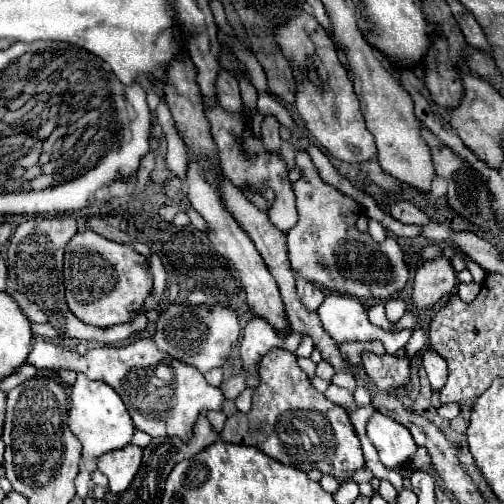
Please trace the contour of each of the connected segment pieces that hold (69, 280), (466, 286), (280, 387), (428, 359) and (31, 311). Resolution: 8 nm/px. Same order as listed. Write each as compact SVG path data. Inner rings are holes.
M94 231L76 233L64 255L64 287L70 311L94 327L114 327L132 321L152 291L152 271L144 255L128 245L114 243Z
M462 283L462 285L458 285L458 297L464 303L472 303L478 293L480 293L480 285L478 283Z
M270 349L260 361L260 385L252 393L252 409L228 417L220 437L226 443L258 447L268 457L302 471L320 469L344 481L348 471L364 467L360 441L340 405L318 393L298 367L298 357L286 349Z
M426 349L424 355L422 355L422 365L424 365L426 373L428 373L432 389L440 389L446 383L446 375L448 375L446 361L438 353Z
M12 291L10 295L16 299L16 303L20 303L20 309L24 311L24 315L26 315L30 321L34 321L34 323L44 323L44 321L46 321L46 313L42 313L42 309L38 309L38 305L30 303L22 293Z

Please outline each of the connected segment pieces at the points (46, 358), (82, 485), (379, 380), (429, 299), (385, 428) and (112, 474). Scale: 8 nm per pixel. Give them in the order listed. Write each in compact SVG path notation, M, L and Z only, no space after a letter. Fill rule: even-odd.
M150 337L118 349L96 347L82 357L76 351L68 351L50 341L38 339L26 361L36 365L38 369L56 371L60 367L66 367L74 369L76 373L82 371L90 379L108 383L130 411L134 427L148 433L150 437L178 435L182 441L188 441L188 435L192 433L192 425L200 411L222 409L224 403L224 393L220 387L208 385L204 375L196 367L184 365L182 361L162 353Z
M82 469L76 477L76 489L78 489L78 495L82 499L88 497L88 489L90 489L90 481L92 481L92 471L90 469Z
M364 353L362 355L364 369L372 381L374 387L386 391L394 389L394 385L402 385L402 381L410 379L410 359L406 357L394 357L388 353L374 355Z
M446 257L424 261L416 269L412 301L418 309L436 305L442 297L450 295L456 287L456 271Z
M376 411L374 417L370 417L366 431L384 467L402 469L410 465L410 459L416 453L416 443L404 425Z
M126 445L122 449L98 457L98 469L108 477L112 493L124 493L124 489L134 479L140 461L142 461L142 449L136 445Z

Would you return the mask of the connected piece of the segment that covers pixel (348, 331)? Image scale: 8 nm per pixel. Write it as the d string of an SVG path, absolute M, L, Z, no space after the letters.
M328 295L316 313L322 321L322 327L336 343L370 341L384 337L384 329L368 321L366 307L354 297Z

